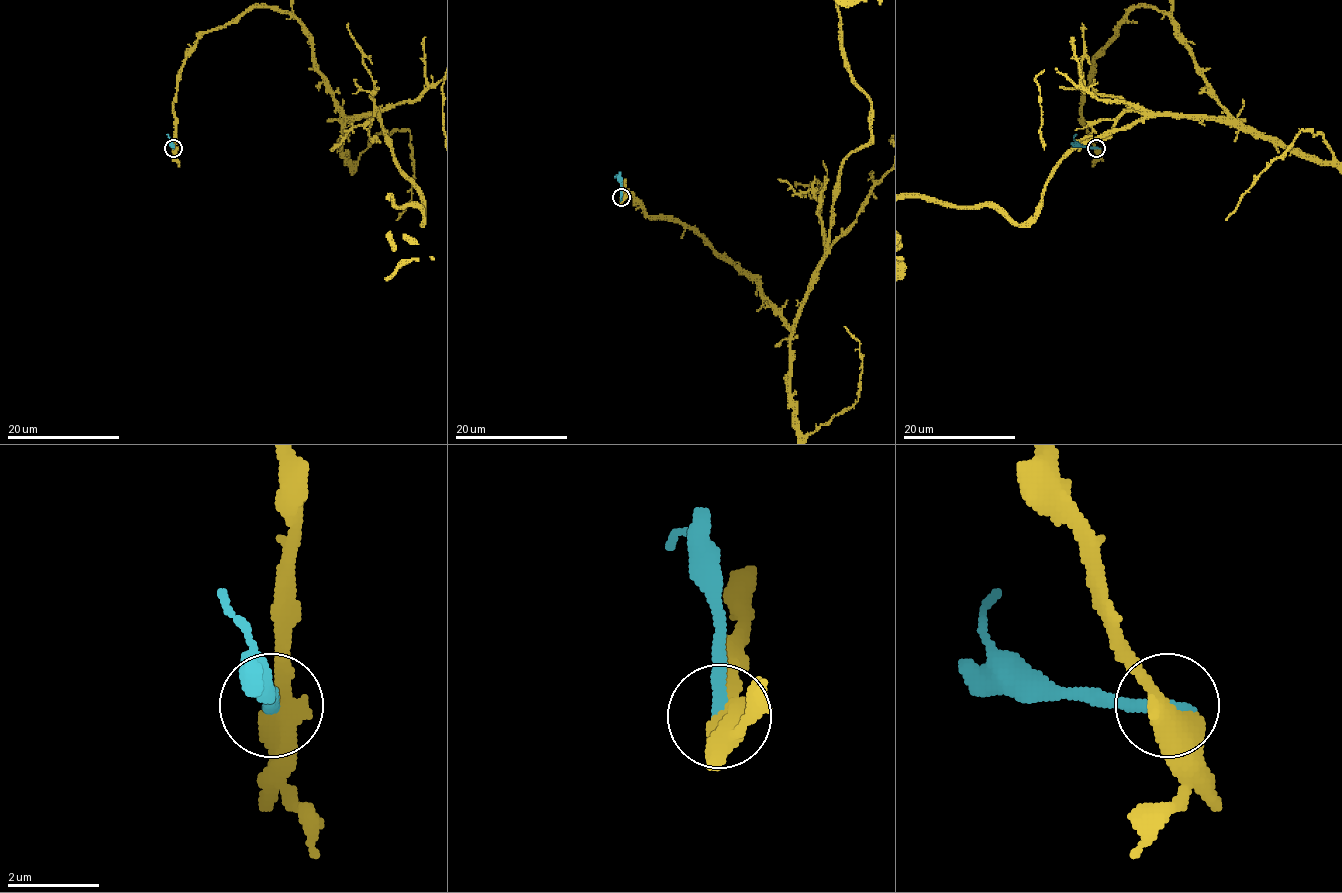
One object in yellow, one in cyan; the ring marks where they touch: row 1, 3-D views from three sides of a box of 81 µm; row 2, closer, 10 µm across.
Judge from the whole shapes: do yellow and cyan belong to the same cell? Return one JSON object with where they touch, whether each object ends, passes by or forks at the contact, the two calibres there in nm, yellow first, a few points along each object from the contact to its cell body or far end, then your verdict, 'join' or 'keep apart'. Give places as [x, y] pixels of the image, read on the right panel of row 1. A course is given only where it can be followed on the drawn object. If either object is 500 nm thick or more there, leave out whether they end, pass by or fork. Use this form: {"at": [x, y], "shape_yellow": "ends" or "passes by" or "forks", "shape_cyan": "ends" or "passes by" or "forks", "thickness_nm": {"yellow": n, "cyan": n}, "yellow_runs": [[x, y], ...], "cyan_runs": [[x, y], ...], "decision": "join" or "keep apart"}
{"at": [1096, 148], "thickness_nm": {"yellow": 500, "cyan": 320}, "yellow_runs": [[1096, 148], [1089, 71], [1131, 10], [1164, 10], [1226, 117], [1076, 145], [1023, 224], [898, 197]], "cyan_runs": [[1096, 148], [1082, 147], [1074, 138], [1076, 134]], "decision": "keep apart"}

